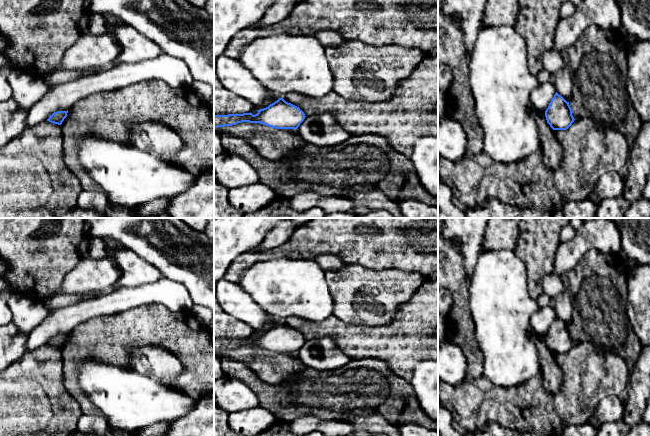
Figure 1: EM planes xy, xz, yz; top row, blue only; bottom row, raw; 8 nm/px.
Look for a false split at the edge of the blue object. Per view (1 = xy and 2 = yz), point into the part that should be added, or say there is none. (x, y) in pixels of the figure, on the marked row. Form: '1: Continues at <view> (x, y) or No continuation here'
1: No continuation here
2: No continuation here

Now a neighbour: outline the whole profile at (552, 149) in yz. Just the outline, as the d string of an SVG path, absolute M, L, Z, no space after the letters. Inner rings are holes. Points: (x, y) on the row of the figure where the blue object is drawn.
M545 112L538 113L537 121L540 139L543 142L544 164L548 169L555 171L559 169L563 160L563 146L555 137L555 130L547 123Z

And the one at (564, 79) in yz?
M564 67L559 72L555 73L554 85L556 92L567 102L571 99L574 82L574 74L567 67Z

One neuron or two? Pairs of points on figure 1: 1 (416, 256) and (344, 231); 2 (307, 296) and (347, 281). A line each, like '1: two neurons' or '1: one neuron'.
1: one neuron
2: two neurons

